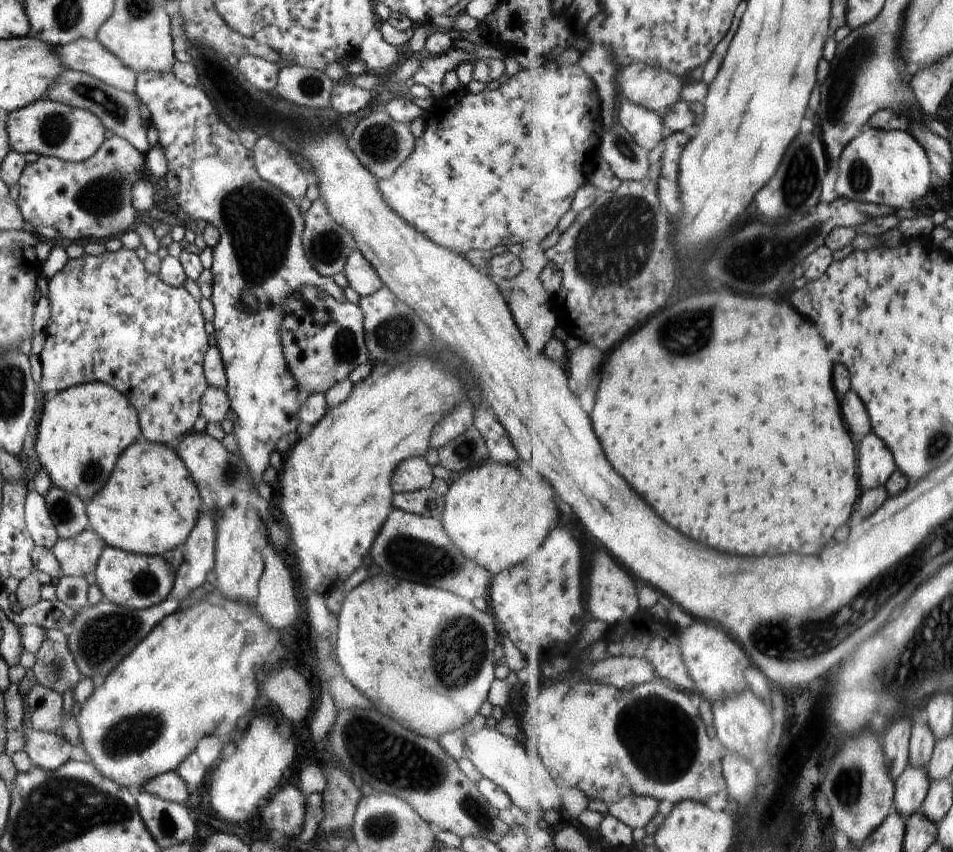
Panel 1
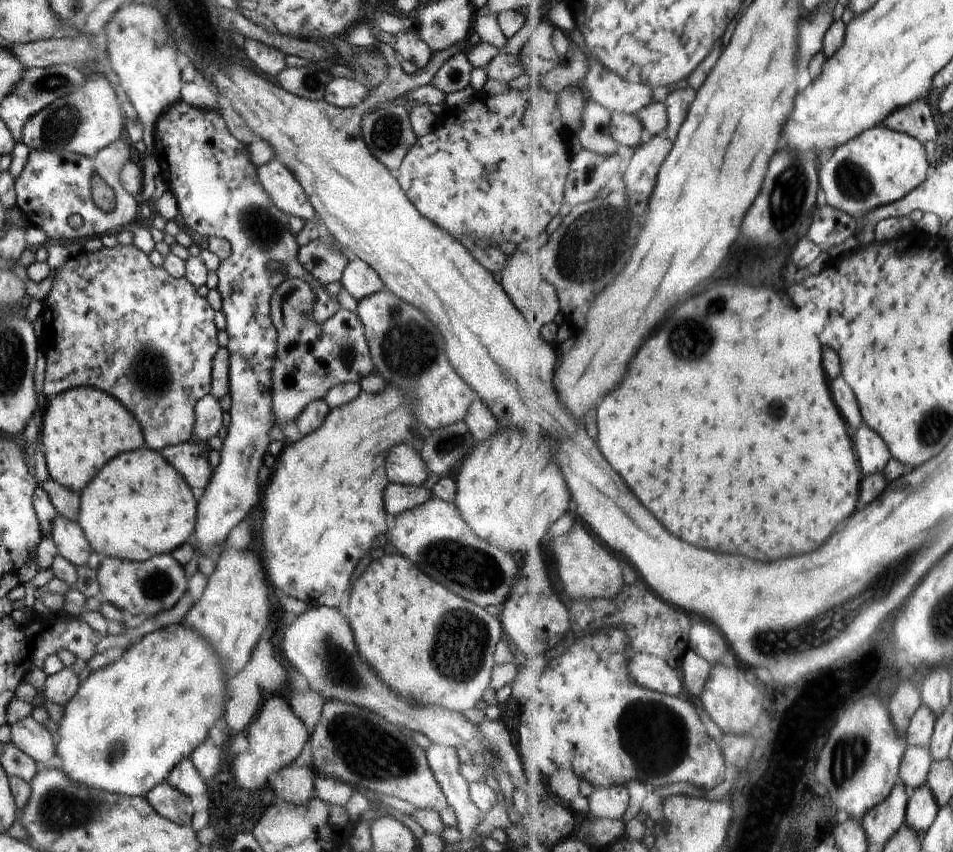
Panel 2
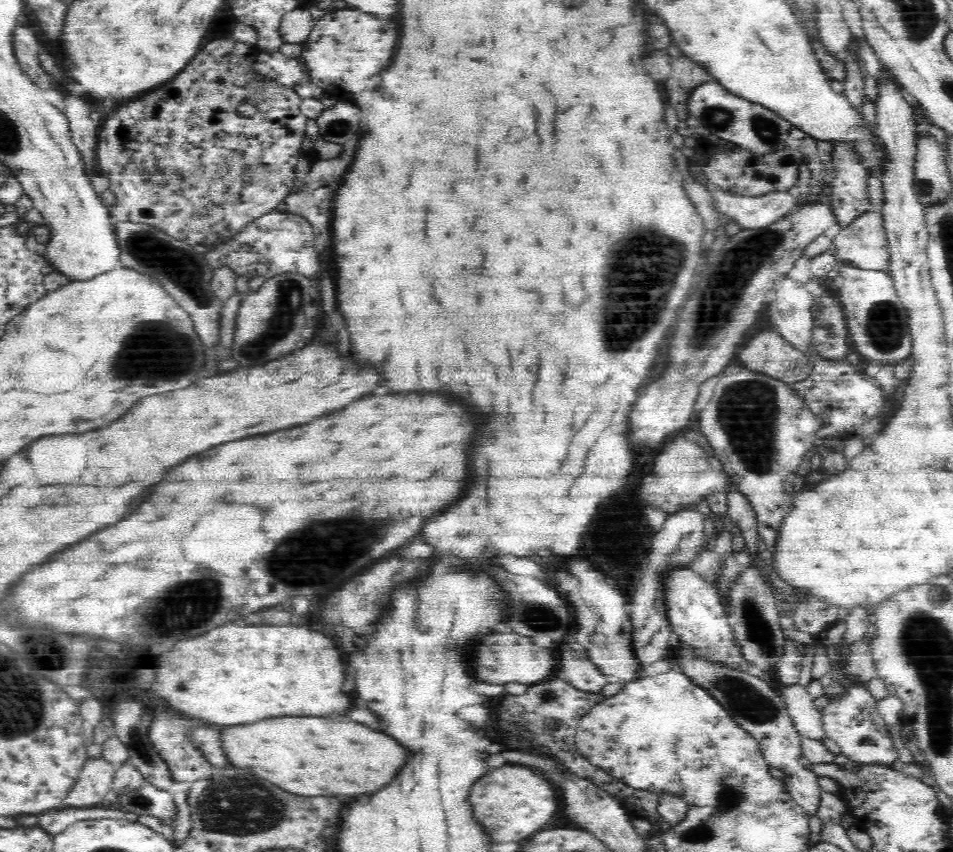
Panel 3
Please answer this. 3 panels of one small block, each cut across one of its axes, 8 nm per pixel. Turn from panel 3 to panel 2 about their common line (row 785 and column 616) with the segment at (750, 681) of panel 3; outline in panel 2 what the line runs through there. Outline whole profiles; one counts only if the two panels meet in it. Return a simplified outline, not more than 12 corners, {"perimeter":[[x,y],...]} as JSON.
{"perimeter":[[626,786],[595,788],[591,817],[622,820],[630,806]]}

